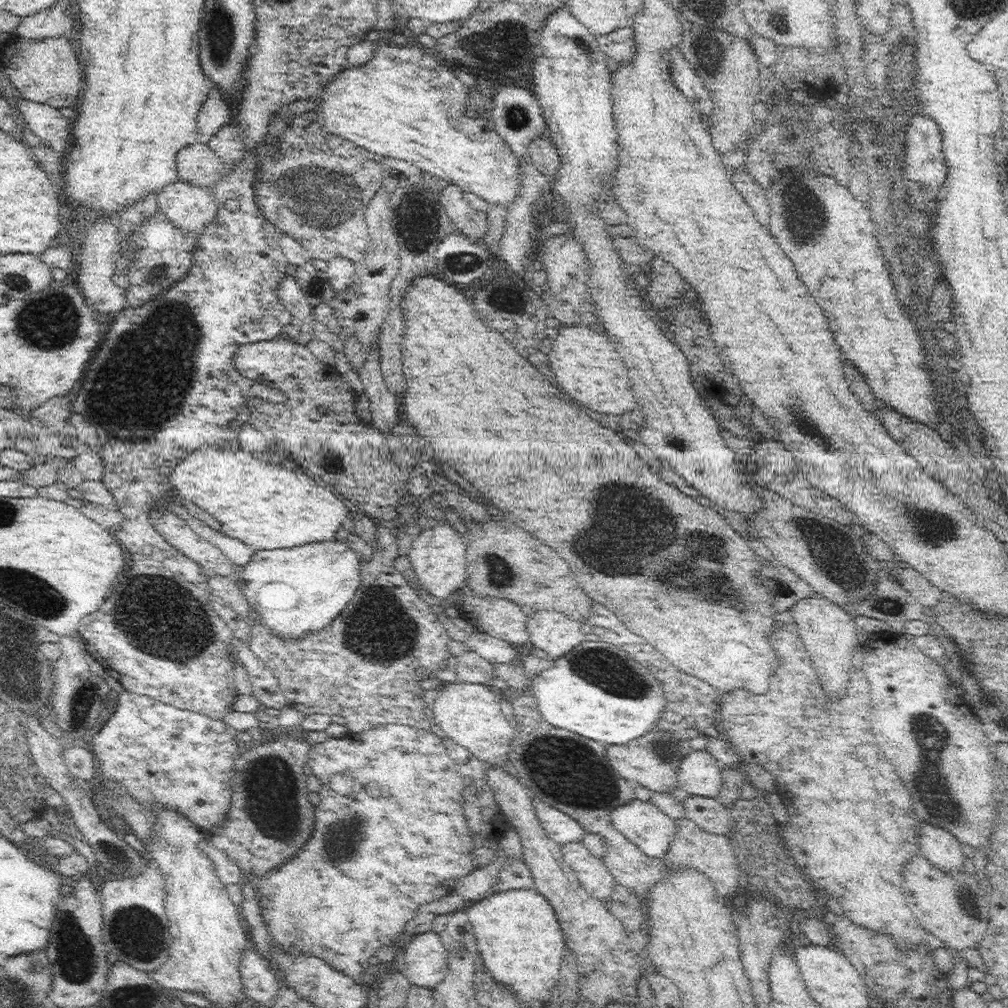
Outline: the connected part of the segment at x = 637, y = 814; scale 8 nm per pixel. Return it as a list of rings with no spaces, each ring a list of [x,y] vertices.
[[[628,801],[613,810],[614,827],[651,858],[662,859],[678,836],[677,820],[660,811],[654,802]]]

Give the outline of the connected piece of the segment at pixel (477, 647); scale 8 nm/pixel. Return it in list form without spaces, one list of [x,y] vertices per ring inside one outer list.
[[[474,631],[466,643],[468,650],[478,653],[494,667],[512,663],[517,653],[514,646],[479,631]]]

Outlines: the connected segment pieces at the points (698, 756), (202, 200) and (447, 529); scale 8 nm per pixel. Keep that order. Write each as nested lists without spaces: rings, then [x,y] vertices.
[[[693,750],[680,765],[677,784],[689,796],[716,799],[723,787],[723,769],[707,750]]]
[[[178,177],[160,188],[157,204],[178,226],[201,232],[216,216],[219,200],[212,188]]]
[[[438,521],[431,528],[423,530],[415,537],[407,555],[419,579],[418,587],[439,599],[445,599],[445,602],[453,602],[456,592],[466,585],[467,552],[464,535],[449,521]]]

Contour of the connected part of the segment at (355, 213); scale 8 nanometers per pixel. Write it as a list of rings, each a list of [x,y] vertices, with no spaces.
[[[310,110],[310,112],[304,112],[296,116],[294,128],[292,128],[292,130],[287,130],[284,143],[286,143],[288,158],[284,158],[281,161],[264,161],[263,167],[260,167],[257,172],[257,182],[253,185],[255,199],[258,202],[259,209],[262,211],[264,218],[266,218],[268,224],[274,226],[275,230],[278,230],[282,234],[293,236],[309,252],[312,260],[319,258],[330,263],[334,259],[344,259],[350,261],[354,266],[359,265],[359,262],[364,260],[369,242],[372,242],[372,235],[369,233],[368,222],[366,222],[363,214],[366,206],[368,206],[370,198],[372,198],[372,194],[377,192],[377,188],[384,178],[384,173],[382,173],[384,156],[372,153],[355,142],[344,140],[344,138],[338,136],[338,134],[330,134],[330,132],[324,128],[324,124],[318,120],[316,110]]]

